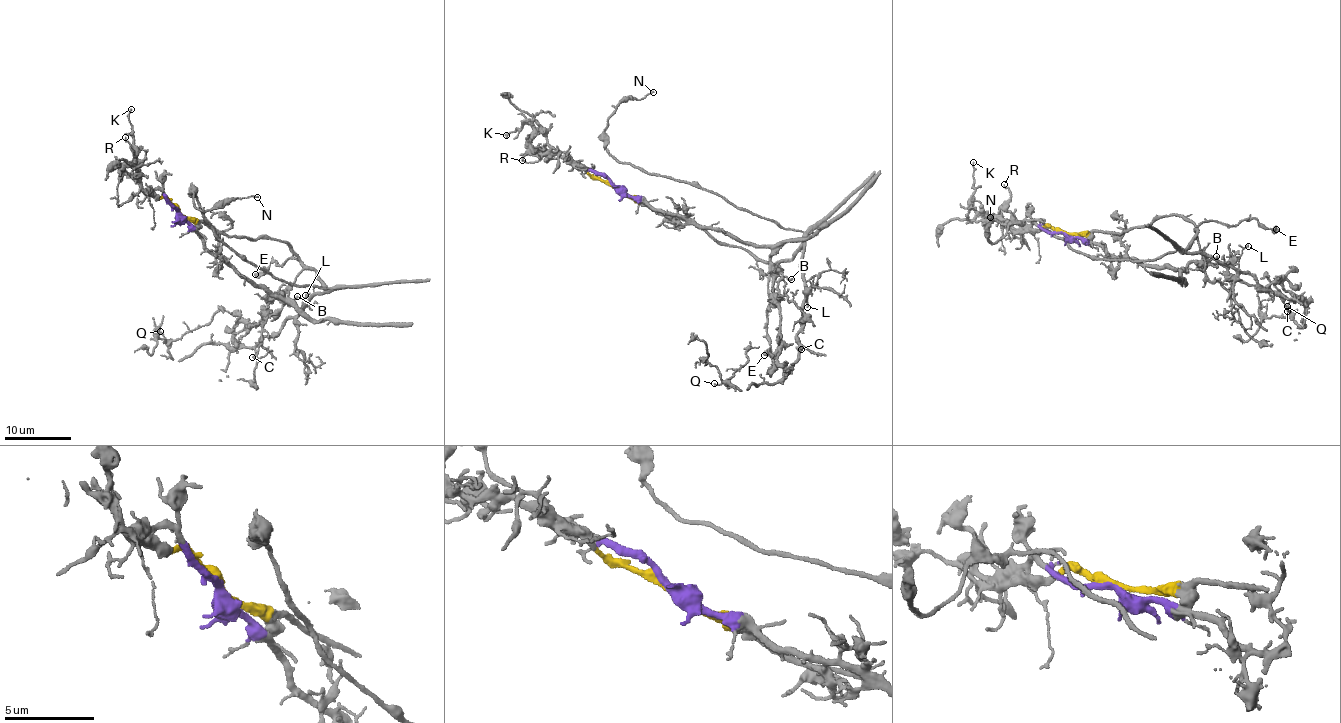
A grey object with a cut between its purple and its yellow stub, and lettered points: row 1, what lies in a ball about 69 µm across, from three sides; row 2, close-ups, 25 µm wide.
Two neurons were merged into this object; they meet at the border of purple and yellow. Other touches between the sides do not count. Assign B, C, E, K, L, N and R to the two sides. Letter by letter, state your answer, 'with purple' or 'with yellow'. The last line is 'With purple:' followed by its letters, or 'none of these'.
B: with purple
C: with yellow
E: with yellow
K: with purple
L: with yellow
N: with yellow
R: with purple
With purple: B, K, R

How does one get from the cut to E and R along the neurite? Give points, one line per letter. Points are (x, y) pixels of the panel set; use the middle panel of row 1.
E: (614, 186), (622, 194), (705, 228), (718, 242), (748, 250), (773, 265), (766, 328), (769, 351), (764, 355)
R: (614, 186), (607, 179), (582, 166), (570, 165), (556, 154), (548, 157), (543, 154), (528, 163), (521, 161)

